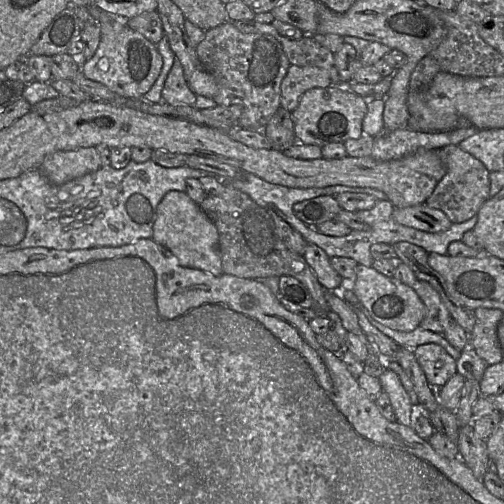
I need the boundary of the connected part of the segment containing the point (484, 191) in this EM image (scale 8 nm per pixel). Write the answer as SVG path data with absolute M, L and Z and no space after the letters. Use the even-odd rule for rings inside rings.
M446 145L437 150L446 173L425 201L429 207L443 211L452 223L461 223L477 215L490 197L490 171L484 164L458 145Z

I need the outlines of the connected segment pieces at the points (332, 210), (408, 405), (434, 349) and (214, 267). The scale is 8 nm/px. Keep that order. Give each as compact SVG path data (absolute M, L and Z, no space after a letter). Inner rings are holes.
M322 195L298 202L293 207L295 215L307 225L317 228L321 223L334 220L341 207L336 197Z
M385 369L379 377L382 389L387 393L390 404L396 414L399 423L411 426L411 414L414 409L410 397L403 387L399 376L390 369Z
M422 344L413 353L429 384L436 389L457 373L456 360L439 344Z
M172 190L164 195L158 205L152 239L184 267L204 270L215 276L224 273L218 249L218 230L185 191Z

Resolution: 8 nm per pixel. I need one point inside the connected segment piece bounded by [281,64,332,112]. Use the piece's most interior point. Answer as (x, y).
(299, 79)

